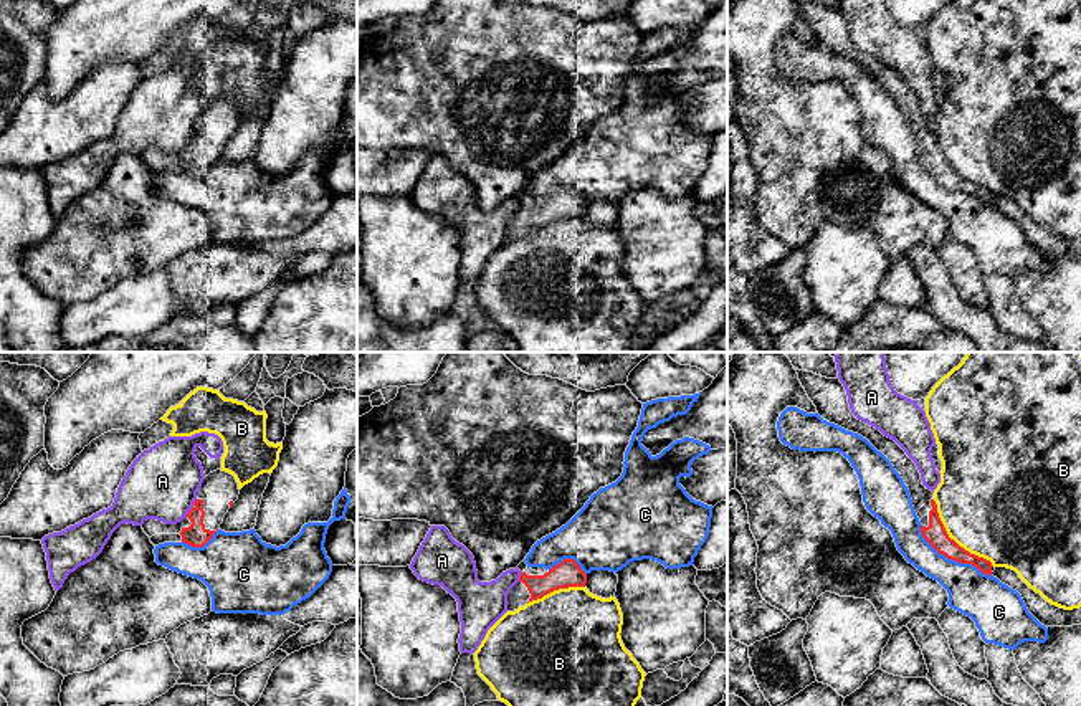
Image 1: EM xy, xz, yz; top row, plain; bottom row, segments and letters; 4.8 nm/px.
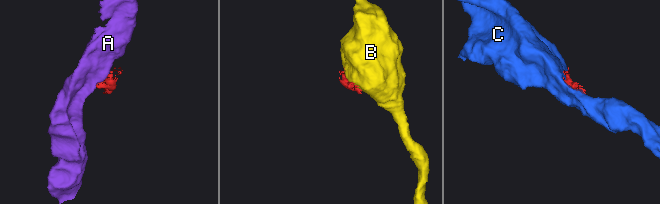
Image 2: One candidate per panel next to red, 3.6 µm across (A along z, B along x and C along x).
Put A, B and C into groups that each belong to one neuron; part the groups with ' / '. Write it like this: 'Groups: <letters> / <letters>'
Groups: A / B / C

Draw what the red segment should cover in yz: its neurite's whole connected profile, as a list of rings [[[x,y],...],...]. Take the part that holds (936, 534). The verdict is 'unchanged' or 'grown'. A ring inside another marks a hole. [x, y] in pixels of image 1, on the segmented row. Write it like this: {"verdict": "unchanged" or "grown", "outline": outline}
{"verdict": "grown", "outline": [[[795,370],[802,387],[823,420],[861,435],[891,461],[909,489],[914,511],[922,524],[922,537],[947,559],[972,564],[982,574],[992,575],[993,565],[990,561],[970,554],[949,537],[939,518],[934,493],[922,484],[921,473],[906,451],[894,440],[884,436],[879,430],[851,413],[848,395],[840,379],[826,379],[813,372]]]}

